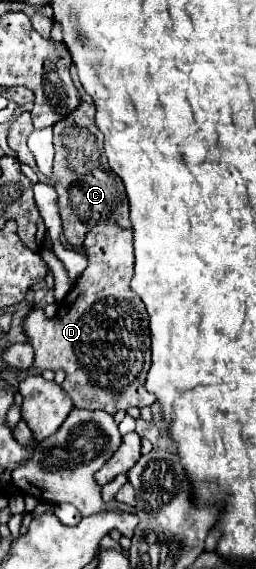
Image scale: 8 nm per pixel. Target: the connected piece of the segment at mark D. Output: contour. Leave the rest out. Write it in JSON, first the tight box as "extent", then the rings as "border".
{"extent":[25,221,155,415],"border":[[[97,221],[89,233],[85,235],[85,253],[89,257],[89,267],[83,271],[83,275],[75,281],[73,289],[65,295],[65,299],[61,301],[59,305],[59,311],[53,319],[47,319],[43,311],[31,311],[31,315],[25,319],[25,329],[27,329],[27,337],[29,337],[29,343],[33,345],[35,349],[35,365],[39,371],[45,371],[45,369],[53,369],[53,371],[59,371],[63,369],[65,371],[65,381],[61,385],[61,389],[71,397],[73,401],[73,407],[75,409],[99,409],[99,411],[107,411],[111,415],[115,415],[115,411],[123,409],[127,411],[129,407],[145,407],[145,405],[153,405],[155,403],[155,395],[149,393],[145,389],[145,377],[147,377],[147,371],[151,367],[151,341],[149,341],[149,315],[147,315],[147,309],[143,305],[143,301],[131,291],[129,287],[129,281],[133,277],[133,231],[127,231],[127,229],[121,229],[115,225],[115,221]]]}

